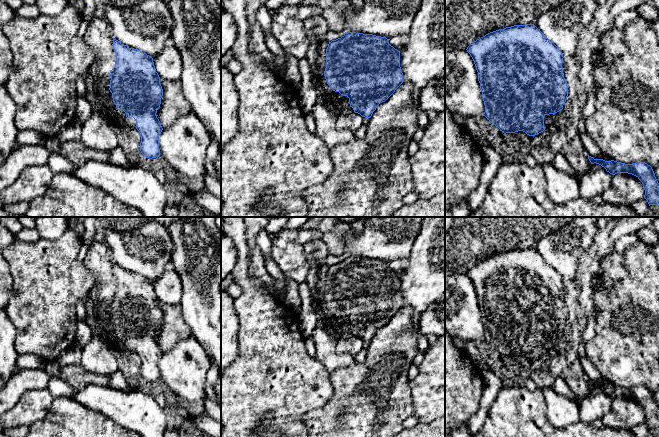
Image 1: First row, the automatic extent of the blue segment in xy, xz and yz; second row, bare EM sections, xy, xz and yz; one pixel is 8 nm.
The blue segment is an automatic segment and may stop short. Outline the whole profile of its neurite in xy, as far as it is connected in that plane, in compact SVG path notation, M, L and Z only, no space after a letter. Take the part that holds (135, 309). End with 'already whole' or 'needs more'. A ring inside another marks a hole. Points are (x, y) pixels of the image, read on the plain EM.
M113 262L115 291L110 295L110 316L119 335L133 341L141 360L140 375L149 383L160 380L159 360L163 354L157 334L163 313L153 282Z; already whole

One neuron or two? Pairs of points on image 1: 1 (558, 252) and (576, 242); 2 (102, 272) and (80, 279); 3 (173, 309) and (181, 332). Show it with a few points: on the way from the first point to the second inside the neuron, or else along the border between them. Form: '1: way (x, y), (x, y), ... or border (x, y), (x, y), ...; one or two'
1: way (562, 249), (572, 242); one
2: border (83, 262), (95, 279), (95, 287), (88, 298); two
3: way (173, 315), (173, 324), (175, 326); one

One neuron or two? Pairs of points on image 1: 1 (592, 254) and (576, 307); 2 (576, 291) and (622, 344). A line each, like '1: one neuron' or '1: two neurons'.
1: one neuron
2: two neurons

